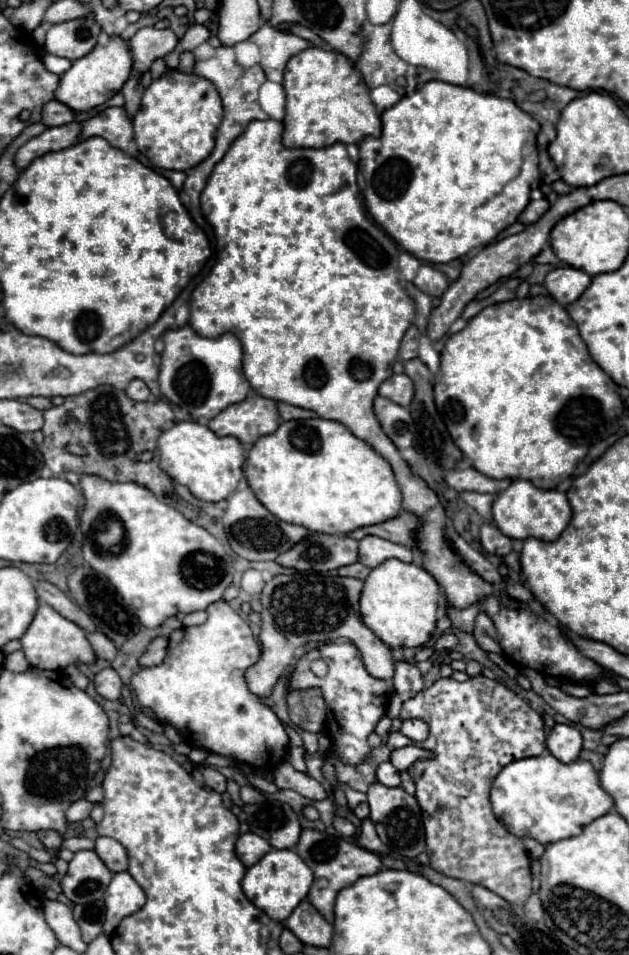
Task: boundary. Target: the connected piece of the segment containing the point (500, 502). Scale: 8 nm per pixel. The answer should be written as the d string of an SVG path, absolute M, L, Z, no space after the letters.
M515 479L493 503L493 521L503 535L511 539L535 537L541 541L555 541L571 519L571 505L563 491L539 489L527 479Z

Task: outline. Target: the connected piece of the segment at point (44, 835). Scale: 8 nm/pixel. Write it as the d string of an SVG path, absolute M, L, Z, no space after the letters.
M39 831L37 837L45 845L45 849L59 849L63 843L63 837L57 831Z

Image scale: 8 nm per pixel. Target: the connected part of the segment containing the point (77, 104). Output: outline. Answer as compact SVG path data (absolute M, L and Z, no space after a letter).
M111 35L107 45L95 45L93 51L73 61L71 69L61 75L59 87L55 91L55 99L63 101L75 111L89 111L97 105L103 105L113 97L115 89L121 89L123 83L129 79L131 65L133 65L133 57L129 51L129 43L119 35Z

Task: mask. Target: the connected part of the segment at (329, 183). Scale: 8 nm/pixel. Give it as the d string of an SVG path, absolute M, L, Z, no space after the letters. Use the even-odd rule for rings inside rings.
M251 121L207 179L201 193L201 211L215 231L215 251L221 255L221 261L195 287L189 323L203 337L219 337L219 333L225 331L233 331L241 337L243 371L259 395L311 409L323 419L343 423L355 437L367 441L391 463L403 491L403 507L423 521L417 533L417 549L427 559L423 567L437 579L449 605L459 609L469 607L495 593L495 589L481 577L475 577L475 573L451 553L449 539L453 527L443 505L425 481L411 473L395 445L391 445L387 435L379 429L373 413L377 389L383 379L391 375L389 365L397 359L399 343L415 319L415 307L399 287L397 271L389 267L397 265L399 251L379 231L381 227L367 217L359 201L357 165L349 159L347 147L335 143L323 149L289 149L281 143L281 133L281 121ZM225 307L229 317L221 319L219 309Z

